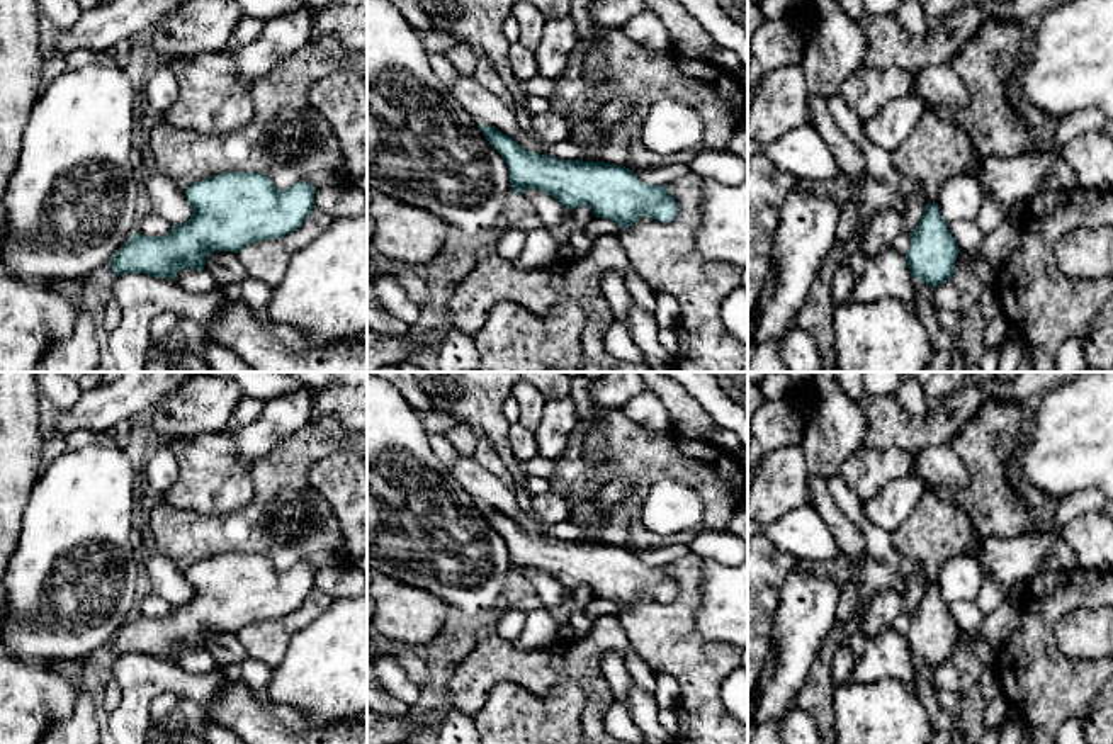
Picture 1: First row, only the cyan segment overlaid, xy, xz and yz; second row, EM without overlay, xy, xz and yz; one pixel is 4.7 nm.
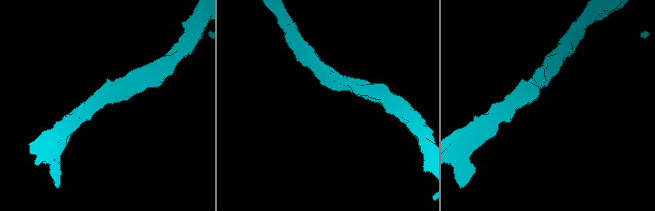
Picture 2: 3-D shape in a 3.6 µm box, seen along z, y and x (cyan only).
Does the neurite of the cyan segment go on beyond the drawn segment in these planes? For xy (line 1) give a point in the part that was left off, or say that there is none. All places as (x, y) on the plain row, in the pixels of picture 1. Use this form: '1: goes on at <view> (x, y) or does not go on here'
1: does not go on here

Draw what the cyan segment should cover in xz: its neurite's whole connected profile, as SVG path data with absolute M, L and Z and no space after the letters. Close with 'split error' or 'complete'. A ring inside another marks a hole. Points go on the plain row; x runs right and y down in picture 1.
M486 504L479 506L489 525L506 544L513 574L517 574L518 579L522 579L523 571L528 567L544 571L557 579L564 589L573 591L579 586L588 586L596 598L612 600L620 610L632 606L644 596L661 603L669 603L678 598L678 584L668 572L668 564L647 566L632 550L613 544L561 540L549 533L534 533L496 508Z; complete

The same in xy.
M224 552L192 564L185 578L194 591L184 605L173 605L167 617L133 615L110 639L110 651L122 654L144 654L156 659L175 661L184 649L204 651L212 632L238 634L250 623L280 620L308 600L314 589L316 571L309 562L297 562L280 571L263 554Z; complete

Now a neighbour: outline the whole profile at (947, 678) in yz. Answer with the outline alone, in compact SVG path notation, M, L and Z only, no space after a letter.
M952 661L935 668L933 686L955 695L960 691L960 673Z

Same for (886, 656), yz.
M887 628L867 640L865 651L855 657L850 681L872 685L894 678L914 690L912 662L906 637Z

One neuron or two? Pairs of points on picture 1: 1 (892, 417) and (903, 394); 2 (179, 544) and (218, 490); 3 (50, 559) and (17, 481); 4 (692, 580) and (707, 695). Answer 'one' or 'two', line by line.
1: two
2: two
3: two
4: one

